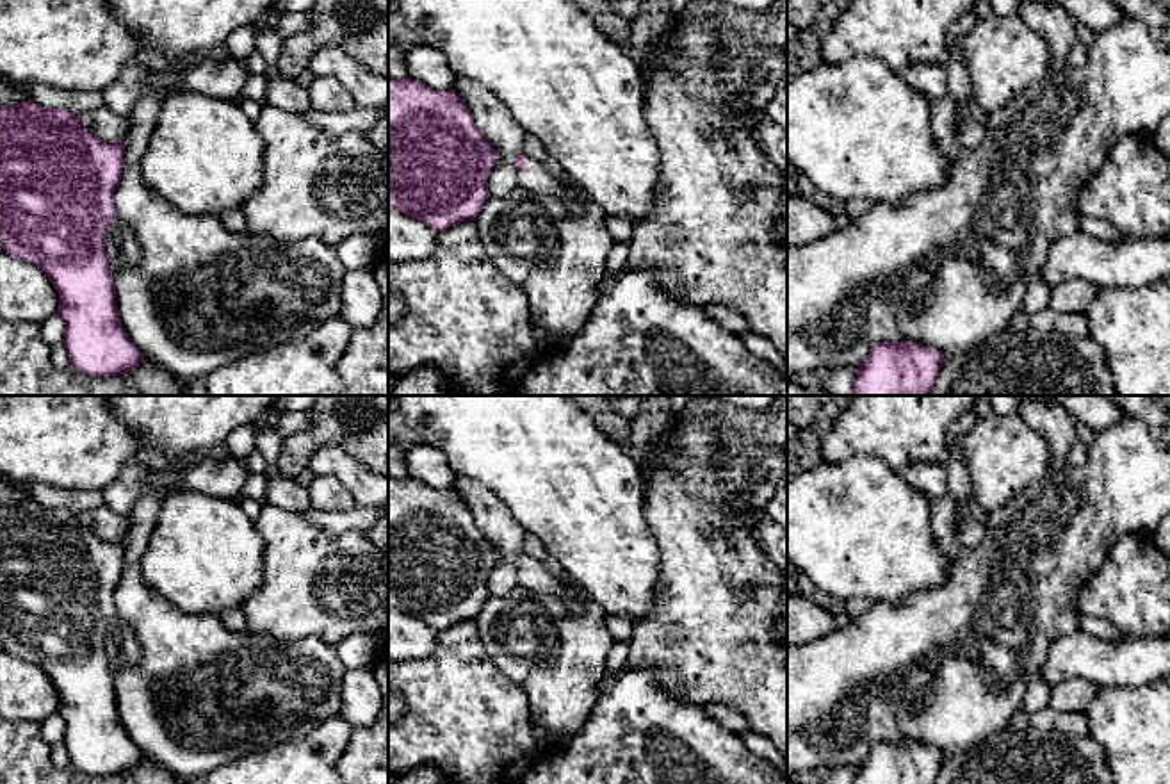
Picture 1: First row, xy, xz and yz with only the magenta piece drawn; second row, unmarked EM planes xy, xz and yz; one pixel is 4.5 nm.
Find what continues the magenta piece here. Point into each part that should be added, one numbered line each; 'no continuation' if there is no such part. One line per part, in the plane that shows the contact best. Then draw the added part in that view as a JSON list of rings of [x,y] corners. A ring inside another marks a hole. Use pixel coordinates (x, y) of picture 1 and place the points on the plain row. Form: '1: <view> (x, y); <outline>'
1: xz (535, 576); [[[529,558],[527,565],[520,572],[520,583],[534,592],[543,593],[559,593],[563,590],[563,583],[556,579],[543,563]]]

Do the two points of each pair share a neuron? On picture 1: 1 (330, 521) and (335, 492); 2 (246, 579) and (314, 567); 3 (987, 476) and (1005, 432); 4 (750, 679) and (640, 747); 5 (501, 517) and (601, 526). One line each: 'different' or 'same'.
1: different
2: different
3: same
4: different
5: different

